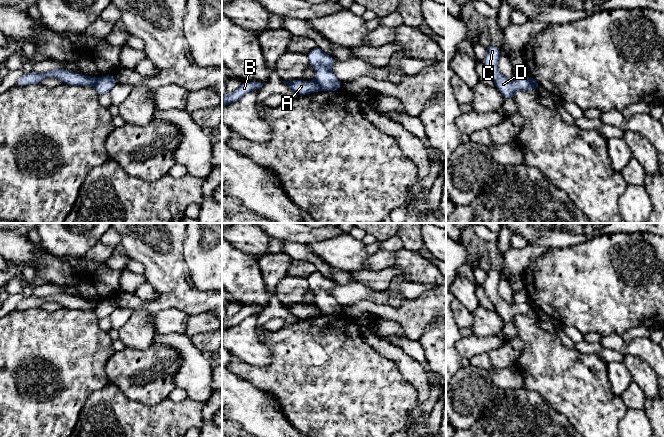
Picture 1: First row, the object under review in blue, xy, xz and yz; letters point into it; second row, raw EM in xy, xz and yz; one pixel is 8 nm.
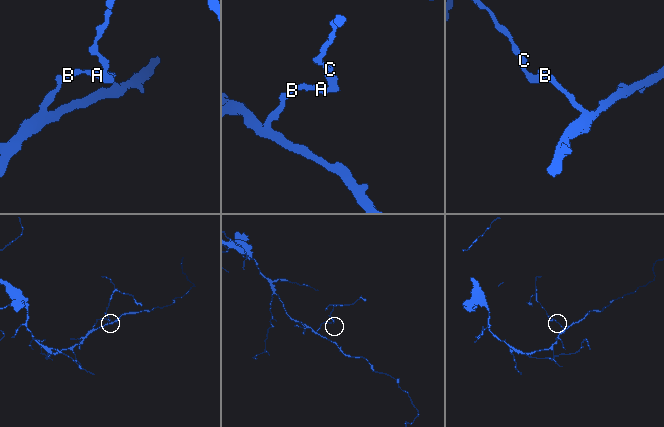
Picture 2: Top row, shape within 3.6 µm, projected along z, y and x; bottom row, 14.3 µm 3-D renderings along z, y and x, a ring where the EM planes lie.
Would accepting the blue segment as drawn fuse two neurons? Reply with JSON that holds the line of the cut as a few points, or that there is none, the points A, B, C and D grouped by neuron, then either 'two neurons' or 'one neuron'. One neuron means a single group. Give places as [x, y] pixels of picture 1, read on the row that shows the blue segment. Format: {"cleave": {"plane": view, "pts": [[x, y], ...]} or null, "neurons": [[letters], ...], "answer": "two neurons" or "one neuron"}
{"cleave": {"plane": "xz", "pts": [[314, 80], [321, 89]]}, "neurons": [["A", "B"], ["C", "D"]], "answer": "two neurons"}

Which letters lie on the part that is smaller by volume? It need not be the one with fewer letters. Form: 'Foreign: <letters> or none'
Foreign: C, D

